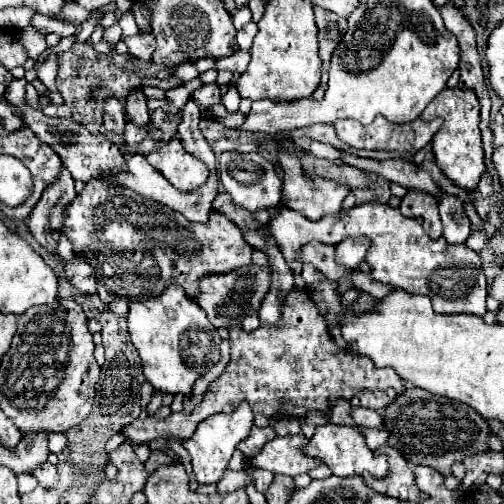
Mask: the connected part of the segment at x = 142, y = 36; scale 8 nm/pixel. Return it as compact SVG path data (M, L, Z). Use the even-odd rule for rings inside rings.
M138 33L134 37L124 37L126 45L128 45L128 51L144 61L150 61L152 59L152 53L156 49L156 39L154 35L146 35L146 33Z

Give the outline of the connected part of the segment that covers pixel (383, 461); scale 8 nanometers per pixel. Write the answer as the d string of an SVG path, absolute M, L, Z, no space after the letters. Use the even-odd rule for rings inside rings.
M334 423L320 425L320 427L316 427L316 433L310 439L310 445L318 451L316 457L330 467L332 475L348 477L348 475L362 475L362 473L368 471L368 473L372 473L376 477L385 477L388 473L389 465L387 457L385 455L376 457L368 449L368 445L364 443L362 433L356 427L340 427L340 425L334 425Z

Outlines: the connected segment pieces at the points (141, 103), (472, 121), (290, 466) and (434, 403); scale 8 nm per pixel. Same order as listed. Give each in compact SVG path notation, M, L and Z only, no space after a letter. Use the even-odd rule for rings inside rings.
M132 89L126 97L126 115L128 119L132 119L136 125L146 125L150 115L146 109L146 95L142 93L142 89Z
M446 87L446 91L442 91L436 99L432 99L432 103L428 103L428 107L424 109L424 115L420 117L426 121L434 117L444 119L444 125L432 139L432 151L436 155L436 163L444 171L444 175L456 185L460 185L462 189L466 191L476 189L480 175L486 169L484 151L480 143L480 127L478 127L480 125L480 105L478 105L476 93L468 91L466 87L454 87L454 89Z
M290 435L274 437L270 443L262 447L262 451L256 457L250 457L250 463L254 467L282 475L298 475L316 465L312 457L306 457L302 449L292 445Z
M418 387L398 393L396 399L386 407L384 429L388 431L388 445L398 449L408 463L428 465L442 475L450 475L450 467L456 461L464 461L468 455L488 451L488 437L492 435L488 421L472 407L448 397L432 395Z

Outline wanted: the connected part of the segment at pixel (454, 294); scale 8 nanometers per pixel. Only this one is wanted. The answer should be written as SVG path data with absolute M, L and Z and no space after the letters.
M362 203L352 207L350 213L344 211L340 215L326 215L320 221L310 221L308 217L282 207L270 217L268 229L295 276L302 272L300 253L306 243L322 241L336 245L346 237L368 235L372 245L368 249L366 261L372 267L372 277L376 281L416 295L440 295L444 297L444 313L468 313L480 317L486 313L488 293L482 267L460 265L456 259L456 253L460 253L456 245L448 245L444 237L430 239L422 227L422 219L404 217L400 209L390 207L388 203Z

